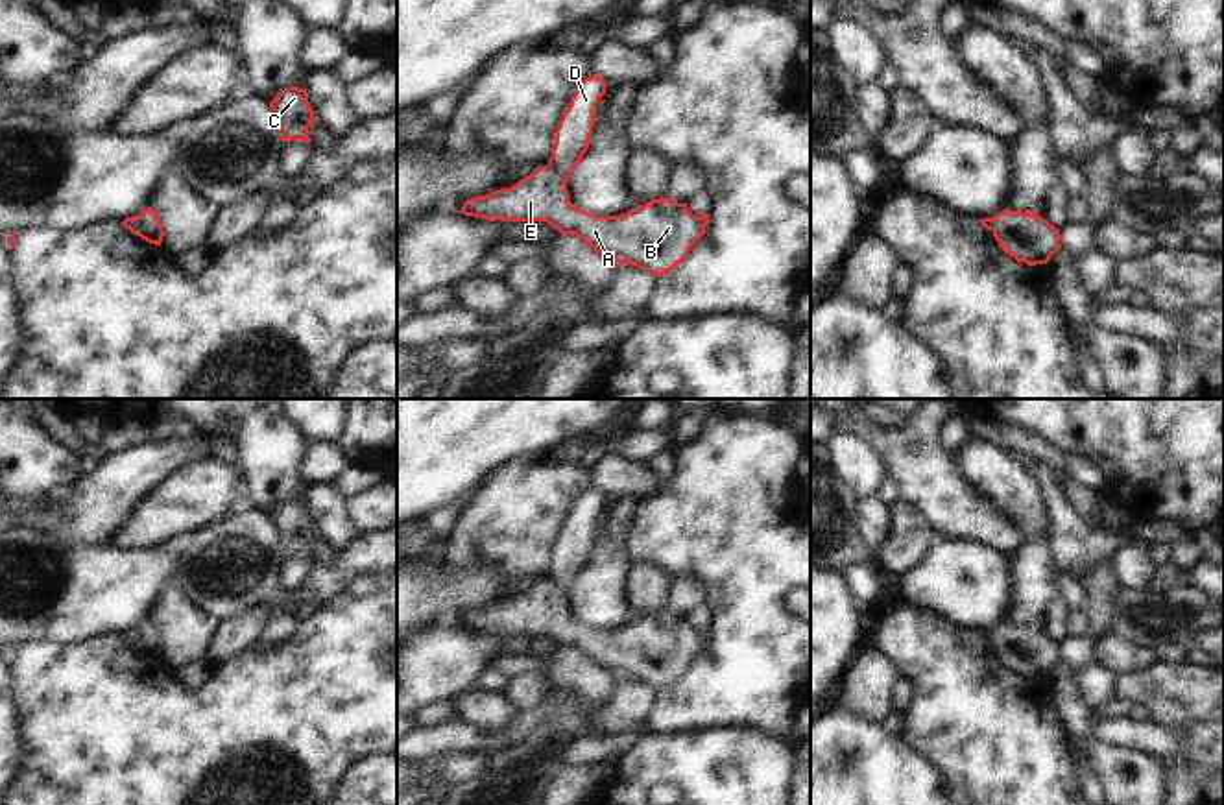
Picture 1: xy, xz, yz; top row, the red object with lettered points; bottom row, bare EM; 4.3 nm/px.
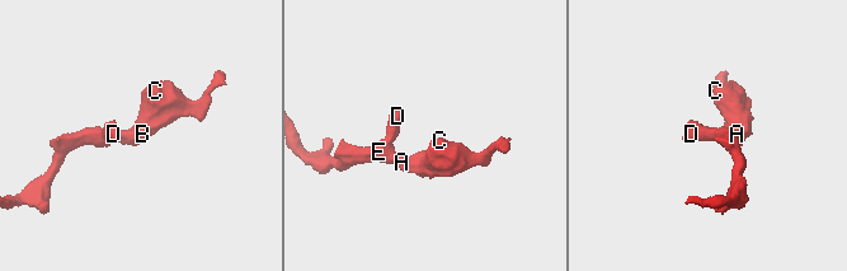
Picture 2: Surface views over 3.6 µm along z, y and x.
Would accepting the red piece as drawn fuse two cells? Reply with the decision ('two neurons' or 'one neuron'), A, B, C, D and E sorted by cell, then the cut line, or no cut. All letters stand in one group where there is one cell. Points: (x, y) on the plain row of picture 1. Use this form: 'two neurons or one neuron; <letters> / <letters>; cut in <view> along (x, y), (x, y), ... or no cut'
one neuron; A B C D E; no cut

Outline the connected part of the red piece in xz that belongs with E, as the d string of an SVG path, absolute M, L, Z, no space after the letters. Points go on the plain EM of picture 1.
M589 489L578 497L570 519L556 543L556 556L546 580L535 582L511 602L500 602L487 609L471 611L460 624L452 622L452 626L484 631L487 635L546 635L561 648L580 650L596 667L609 670L618 678L633 678L659 692L685 674L690 661L703 650L709 628L692 630L687 617L659 611L639 619L622 630L596 630L574 620L569 613L567 593L589 561L596 517L606 508L606 500L607 497L598 489Z

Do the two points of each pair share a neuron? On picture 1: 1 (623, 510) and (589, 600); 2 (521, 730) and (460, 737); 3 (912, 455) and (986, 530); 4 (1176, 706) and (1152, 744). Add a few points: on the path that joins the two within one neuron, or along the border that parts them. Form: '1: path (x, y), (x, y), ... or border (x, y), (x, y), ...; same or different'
1: path (615, 532), (610, 540), (604, 578); same
2: path (506, 743), (482, 743), (475, 737); same
3: path (929, 473), (968, 512); same
4: border (1152, 719), (1173, 735), (1178, 746), (1175, 761); different

